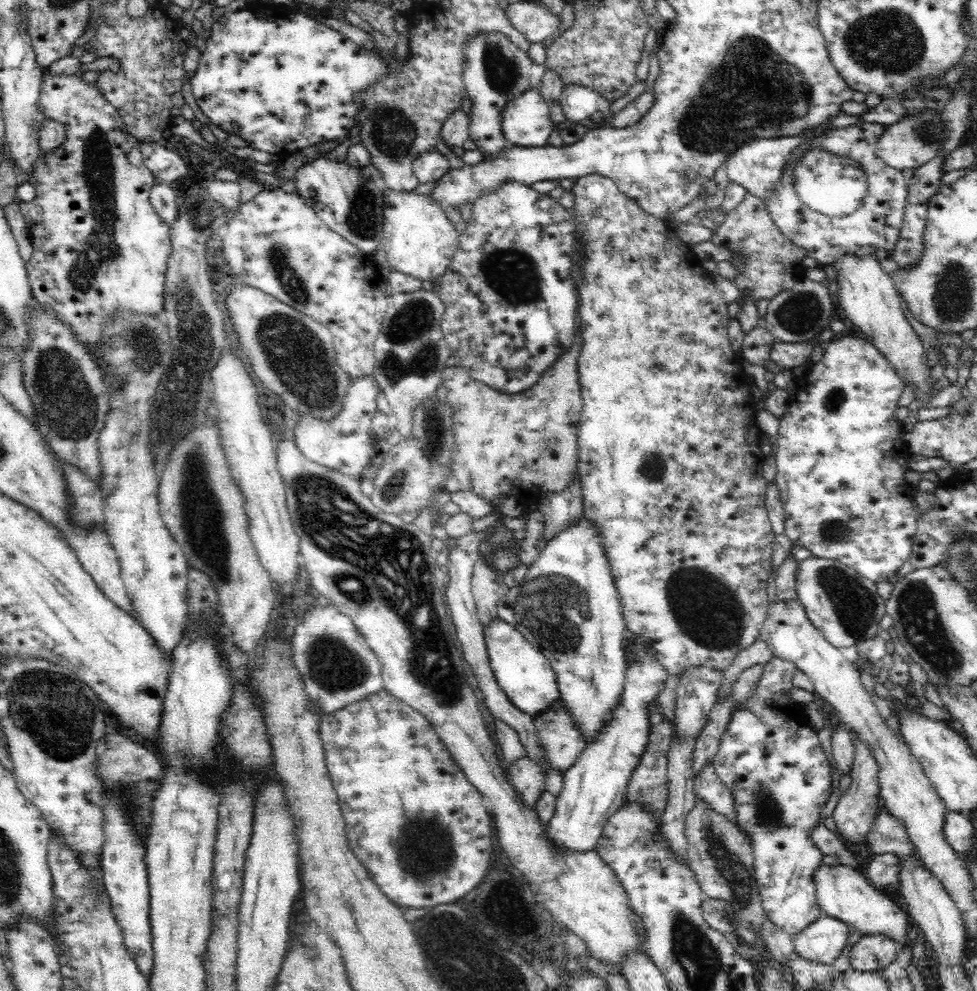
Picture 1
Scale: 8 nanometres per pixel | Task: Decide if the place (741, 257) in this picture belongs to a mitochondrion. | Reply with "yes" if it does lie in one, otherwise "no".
yes

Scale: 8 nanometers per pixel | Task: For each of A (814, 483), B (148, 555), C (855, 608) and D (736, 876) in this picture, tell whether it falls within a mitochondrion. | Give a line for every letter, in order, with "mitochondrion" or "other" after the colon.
A: other
B: other
C: mitochondrion
D: mitochondrion

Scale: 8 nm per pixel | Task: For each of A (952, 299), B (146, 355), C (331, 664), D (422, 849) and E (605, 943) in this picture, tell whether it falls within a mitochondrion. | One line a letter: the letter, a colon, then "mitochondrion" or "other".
A: mitochondrion
B: mitochondrion
C: mitochondrion
D: mitochondrion
E: other

